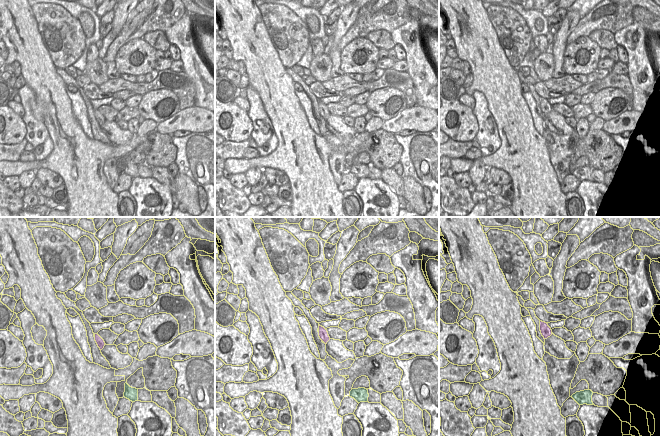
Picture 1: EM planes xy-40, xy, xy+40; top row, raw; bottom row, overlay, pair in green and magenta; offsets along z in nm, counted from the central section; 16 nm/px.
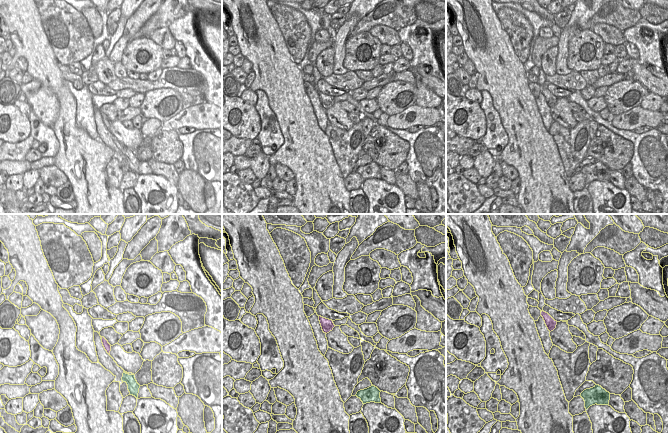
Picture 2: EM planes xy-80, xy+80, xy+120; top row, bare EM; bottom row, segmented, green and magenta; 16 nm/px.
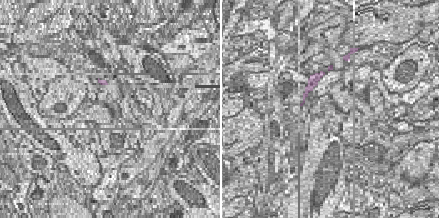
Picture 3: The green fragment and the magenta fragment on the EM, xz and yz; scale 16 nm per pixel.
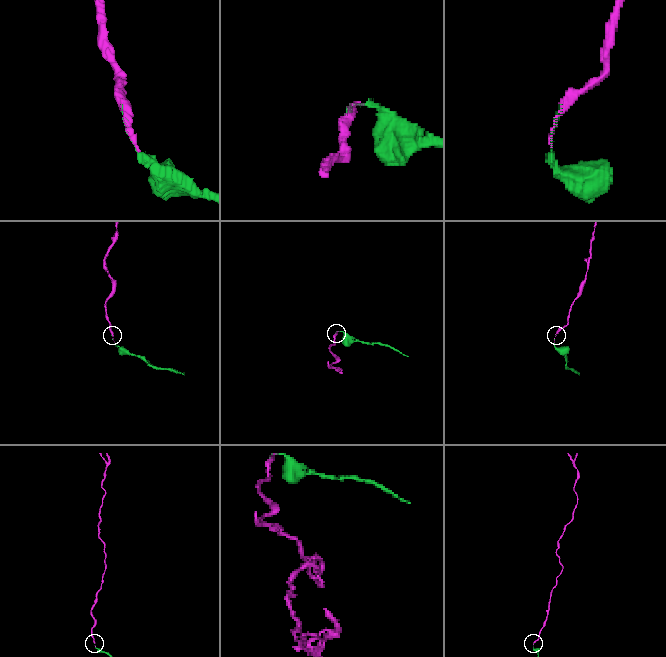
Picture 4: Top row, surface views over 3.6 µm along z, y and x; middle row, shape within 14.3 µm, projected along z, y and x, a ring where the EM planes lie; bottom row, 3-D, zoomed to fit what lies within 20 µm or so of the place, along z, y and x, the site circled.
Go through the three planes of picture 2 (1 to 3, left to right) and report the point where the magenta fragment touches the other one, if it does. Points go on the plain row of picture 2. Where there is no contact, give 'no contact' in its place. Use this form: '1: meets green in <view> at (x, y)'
1: no contact
2: no contact
3: no contact

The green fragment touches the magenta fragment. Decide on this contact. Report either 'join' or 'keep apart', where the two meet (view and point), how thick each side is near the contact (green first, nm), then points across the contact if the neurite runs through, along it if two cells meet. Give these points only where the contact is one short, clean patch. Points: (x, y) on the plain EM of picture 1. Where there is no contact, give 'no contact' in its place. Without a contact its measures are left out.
keep apart; contact xy (318, 106); calibres 30 and 160 nm

